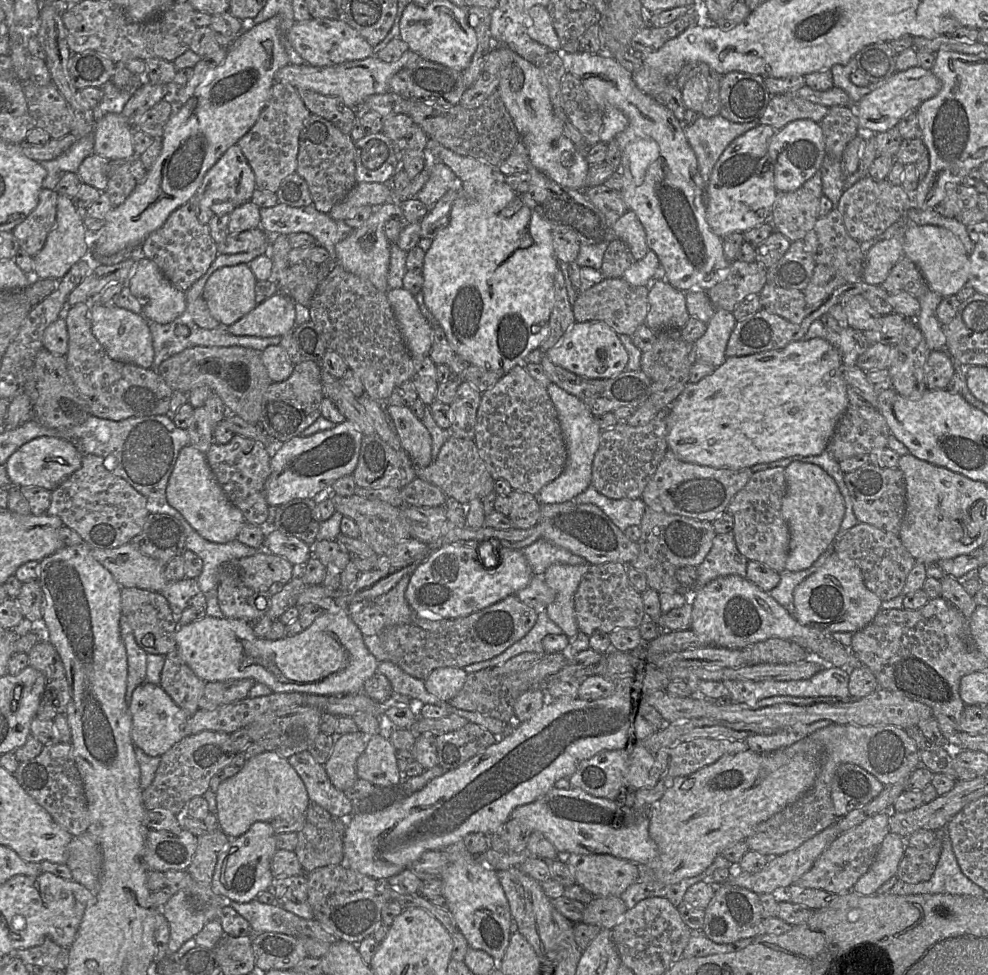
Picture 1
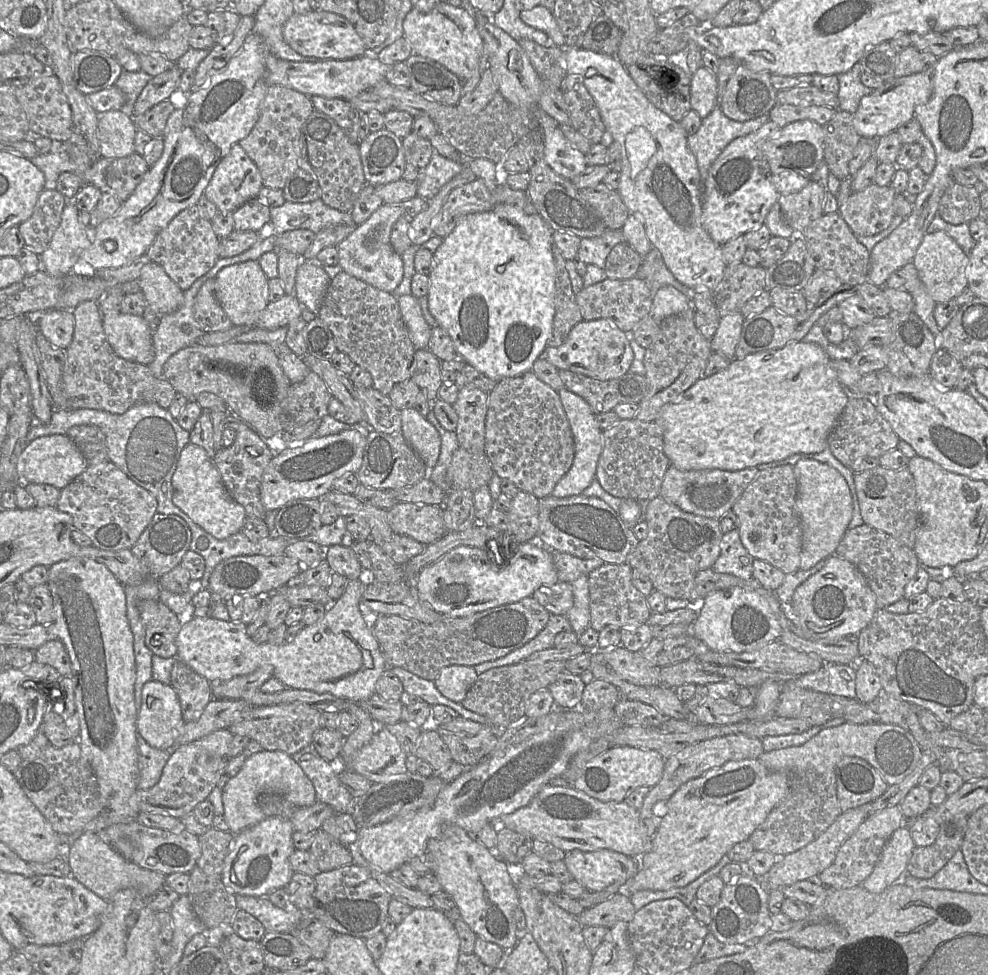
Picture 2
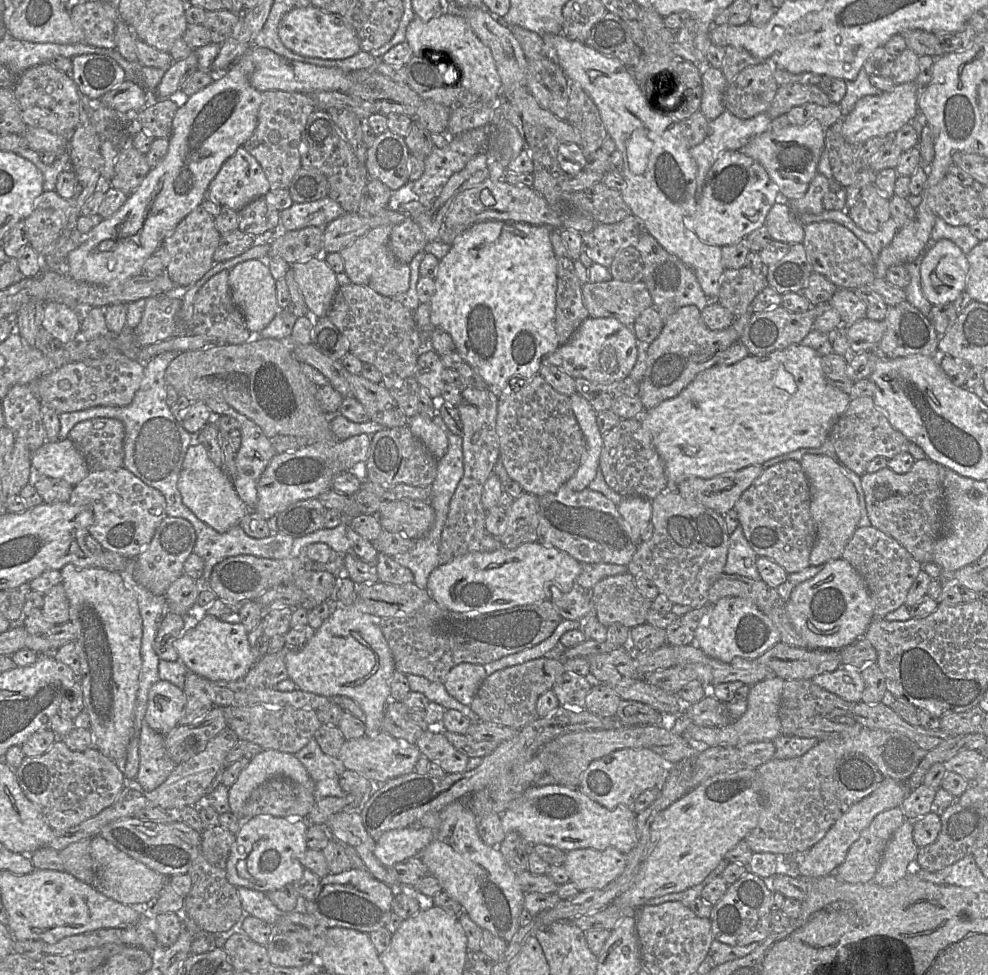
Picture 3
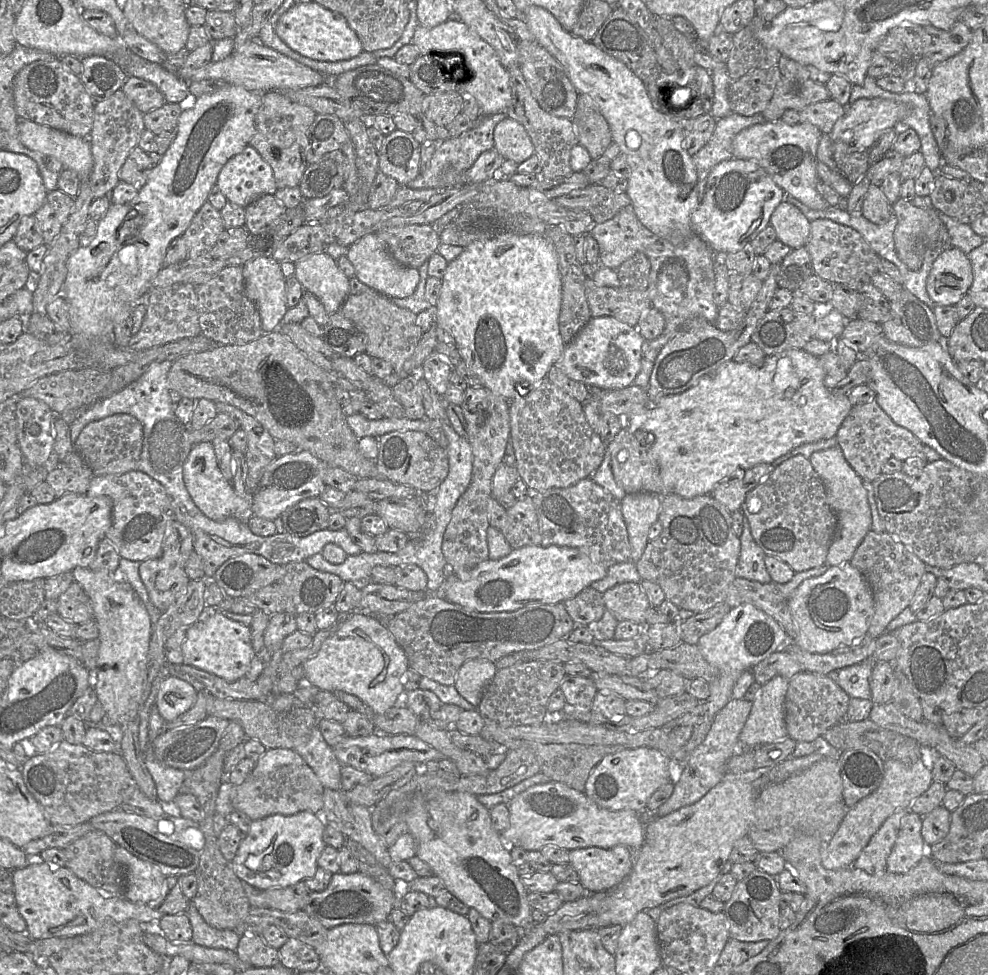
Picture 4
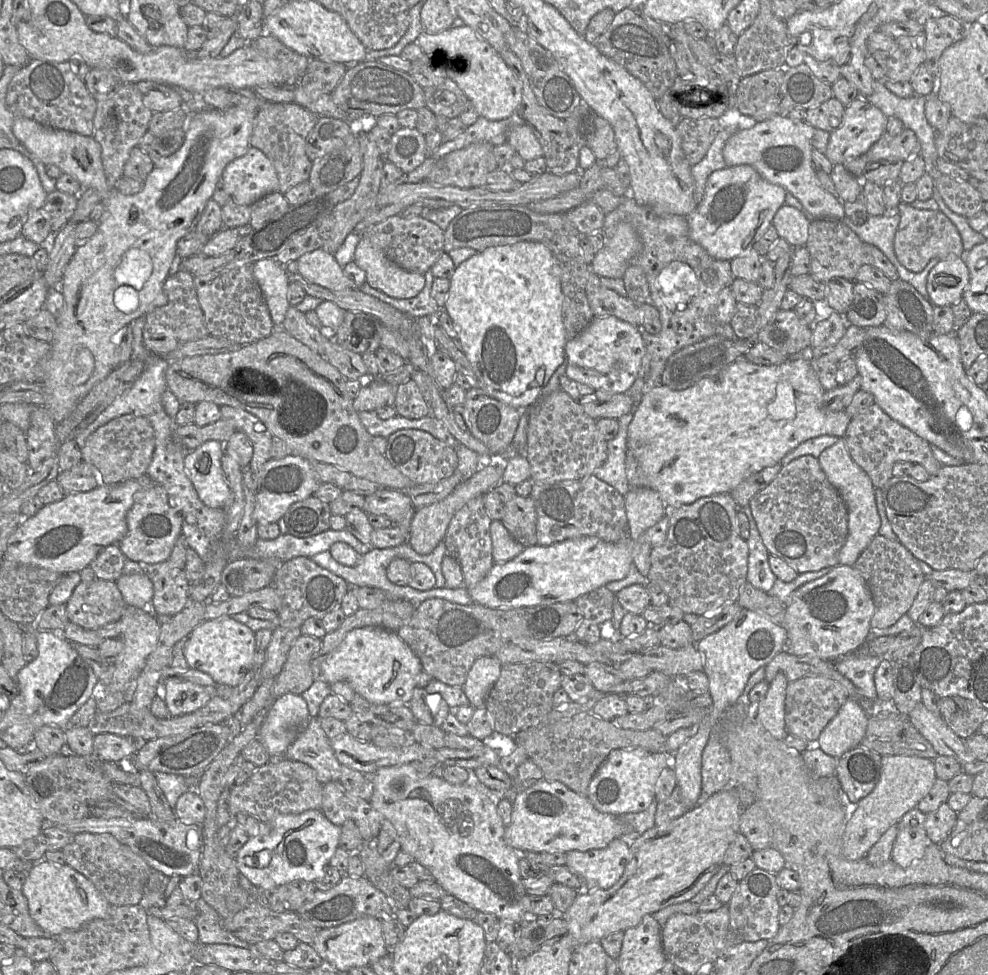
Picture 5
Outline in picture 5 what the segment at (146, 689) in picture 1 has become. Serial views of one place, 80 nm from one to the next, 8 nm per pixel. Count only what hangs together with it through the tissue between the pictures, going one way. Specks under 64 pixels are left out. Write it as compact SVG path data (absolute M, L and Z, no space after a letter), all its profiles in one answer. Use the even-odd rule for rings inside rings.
M165 680L157 686L155 697L165 701L171 717L194 713L216 694L216 688L181 680Z

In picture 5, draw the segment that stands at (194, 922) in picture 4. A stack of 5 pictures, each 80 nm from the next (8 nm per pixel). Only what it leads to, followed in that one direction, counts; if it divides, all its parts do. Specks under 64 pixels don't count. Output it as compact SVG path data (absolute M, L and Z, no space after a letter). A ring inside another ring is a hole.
M202 898L187 903L197 911L197 916L194 919L199 931L199 942L197 943L226 944L243 948L249 947L250 944L235 937L223 927L223 919Z

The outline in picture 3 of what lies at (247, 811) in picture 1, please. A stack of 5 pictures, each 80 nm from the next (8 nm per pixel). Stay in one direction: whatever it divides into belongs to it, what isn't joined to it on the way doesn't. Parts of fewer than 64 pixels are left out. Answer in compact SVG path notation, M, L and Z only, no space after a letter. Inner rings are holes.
M262 750L250 760L229 788L230 812L243 819L243 808L252 792L273 777L288 778L315 792L314 781L294 754L278 750Z

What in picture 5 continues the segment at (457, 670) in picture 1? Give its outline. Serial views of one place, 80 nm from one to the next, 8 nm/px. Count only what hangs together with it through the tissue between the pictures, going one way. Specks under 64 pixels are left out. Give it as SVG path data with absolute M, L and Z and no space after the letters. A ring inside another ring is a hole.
M483 656L474 662L462 686L472 707L485 706L488 693L500 676L501 667L495 656Z

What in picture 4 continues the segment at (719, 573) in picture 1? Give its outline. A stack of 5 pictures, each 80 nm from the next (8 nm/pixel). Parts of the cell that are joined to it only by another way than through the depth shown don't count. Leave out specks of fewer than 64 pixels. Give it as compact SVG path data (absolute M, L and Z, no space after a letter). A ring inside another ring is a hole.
M746 516L743 517L743 532L739 540L740 554L735 571L736 577L762 584L772 582L764 562L766 555L755 542L751 533L749 520Z

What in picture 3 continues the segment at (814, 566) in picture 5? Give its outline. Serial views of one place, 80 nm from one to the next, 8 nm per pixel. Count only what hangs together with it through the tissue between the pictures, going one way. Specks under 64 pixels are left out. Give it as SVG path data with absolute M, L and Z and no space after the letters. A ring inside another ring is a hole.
M789 459L765 469L742 494L734 510L746 540L759 557L777 563L787 574L810 566L816 525L810 513L809 481L800 461Z

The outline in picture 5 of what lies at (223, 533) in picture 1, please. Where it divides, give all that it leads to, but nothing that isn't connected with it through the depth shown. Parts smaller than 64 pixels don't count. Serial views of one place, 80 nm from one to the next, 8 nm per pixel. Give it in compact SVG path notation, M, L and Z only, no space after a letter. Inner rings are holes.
M210 440L193 451L186 451L185 470L200 500L210 508L223 508L231 498L231 489L224 477L221 458L225 444Z

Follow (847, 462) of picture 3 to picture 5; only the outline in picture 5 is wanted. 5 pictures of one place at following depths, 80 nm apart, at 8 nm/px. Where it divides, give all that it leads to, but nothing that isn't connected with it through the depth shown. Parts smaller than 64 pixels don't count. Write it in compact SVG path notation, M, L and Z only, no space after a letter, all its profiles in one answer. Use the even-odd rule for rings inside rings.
M876 403L850 419L842 438L851 458L867 473L875 489L881 489L893 477L896 462L920 464L930 476L936 475L942 466L933 456L928 441L893 420Z

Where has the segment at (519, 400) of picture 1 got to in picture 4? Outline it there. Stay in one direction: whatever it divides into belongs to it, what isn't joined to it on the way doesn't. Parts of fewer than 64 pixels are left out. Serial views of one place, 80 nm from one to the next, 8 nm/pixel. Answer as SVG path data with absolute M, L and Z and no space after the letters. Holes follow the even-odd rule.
M547 379L540 382L526 395L509 402L510 441L515 455L515 467L530 492L564 488L591 475L603 462L607 444L589 425L583 404L572 398Z

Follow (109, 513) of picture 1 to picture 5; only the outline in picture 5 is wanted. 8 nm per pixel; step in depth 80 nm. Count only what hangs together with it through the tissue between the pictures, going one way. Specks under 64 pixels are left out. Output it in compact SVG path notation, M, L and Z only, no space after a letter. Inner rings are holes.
M149 476L138 478L142 487L134 494L134 503L126 515L127 532L118 545L127 559L156 564L169 558L182 534L182 520L169 503L165 488Z

